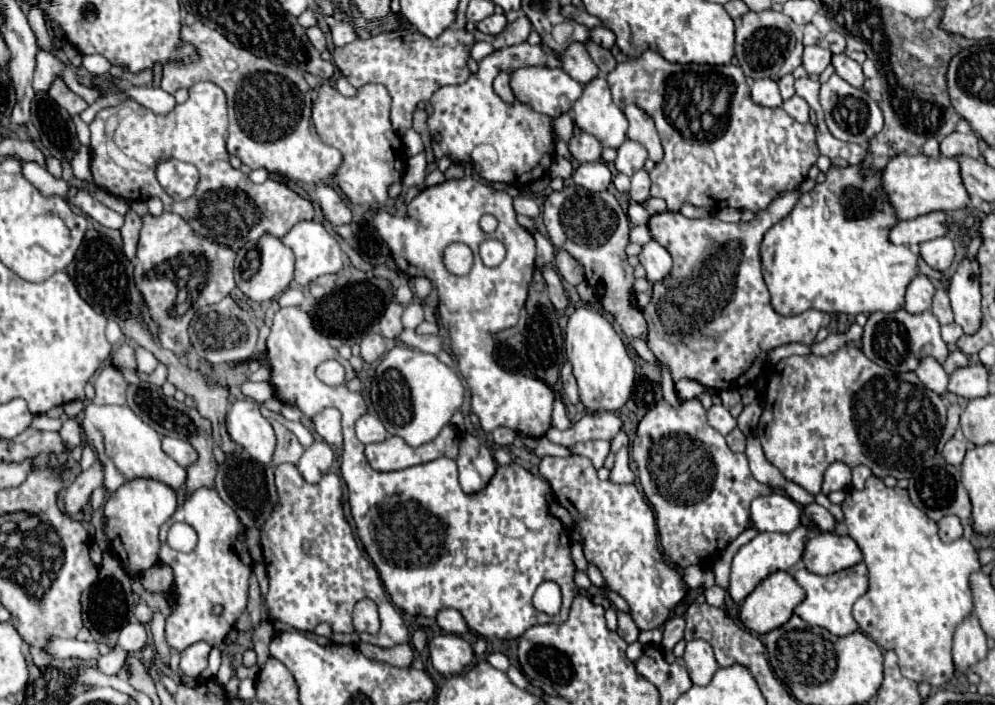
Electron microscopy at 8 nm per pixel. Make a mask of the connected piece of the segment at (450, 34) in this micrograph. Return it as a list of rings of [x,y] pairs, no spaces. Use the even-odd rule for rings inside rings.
[[[412,29],[380,33],[370,39],[354,39],[352,43],[334,49],[332,61],[342,75],[354,85],[382,83],[392,97],[392,125],[398,135],[410,129],[412,113],[420,101],[428,101],[442,85],[458,85],[468,77],[466,59],[474,39],[466,39],[464,31],[444,31],[436,39],[428,39]]]

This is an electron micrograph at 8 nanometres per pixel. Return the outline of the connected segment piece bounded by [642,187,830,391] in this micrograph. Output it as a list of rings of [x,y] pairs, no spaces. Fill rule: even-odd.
[[[800,187],[790,189],[790,193],[778,193],[778,197],[774,197],[774,201],[766,209],[762,209],[762,213],[756,213],[756,217],[746,223],[742,221],[724,223],[716,217],[686,219],[682,213],[670,213],[670,211],[650,217],[650,235],[664,249],[668,249],[668,253],[674,259],[674,267],[662,281],[654,283],[652,299],[642,311],[648,323],[646,343],[654,353],[654,357],[668,367],[674,383],[678,383],[680,379],[692,379],[716,391],[740,389],[752,383],[760,375],[766,353],[770,349],[788,343],[814,345],[820,327],[828,327],[830,315],[816,309],[808,309],[800,315],[788,315],[788,317],[776,313],[774,307],[770,305],[770,293],[764,285],[764,279],[760,277],[762,237],[772,225],[776,225],[782,217],[786,217],[792,211],[800,195],[802,195]]]

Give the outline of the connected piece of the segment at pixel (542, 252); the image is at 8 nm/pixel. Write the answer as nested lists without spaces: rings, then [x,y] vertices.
[[[538,231],[534,233],[534,240],[536,243],[536,263],[538,263],[538,265],[550,263],[550,261],[554,259],[554,247],[552,243],[546,236]]]

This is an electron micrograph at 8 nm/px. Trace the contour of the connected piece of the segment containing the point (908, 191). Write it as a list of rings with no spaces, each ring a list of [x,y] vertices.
[[[898,153],[882,169],[882,189],[898,219],[914,219],[932,211],[956,211],[970,205],[968,193],[960,179],[960,167],[954,157],[928,157],[924,153]]]

